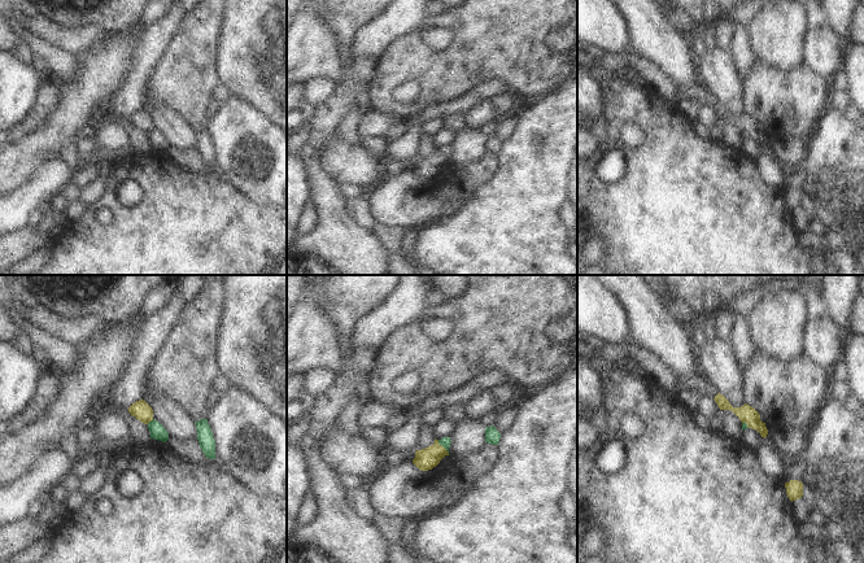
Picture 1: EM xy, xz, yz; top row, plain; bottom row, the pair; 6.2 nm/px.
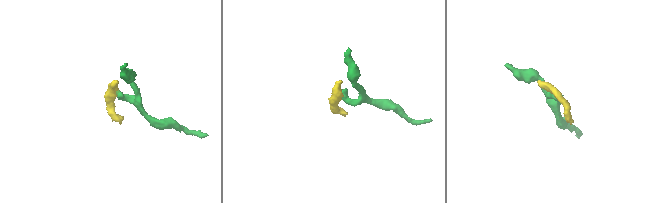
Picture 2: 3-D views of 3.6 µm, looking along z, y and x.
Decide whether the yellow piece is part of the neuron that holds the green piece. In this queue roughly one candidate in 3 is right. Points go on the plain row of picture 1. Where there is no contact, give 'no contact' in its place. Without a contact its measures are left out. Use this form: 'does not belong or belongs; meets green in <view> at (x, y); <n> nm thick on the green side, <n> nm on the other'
does not belong; meets green in xz at (444, 156); 60 nm thick on the green side, 130 nm on the other

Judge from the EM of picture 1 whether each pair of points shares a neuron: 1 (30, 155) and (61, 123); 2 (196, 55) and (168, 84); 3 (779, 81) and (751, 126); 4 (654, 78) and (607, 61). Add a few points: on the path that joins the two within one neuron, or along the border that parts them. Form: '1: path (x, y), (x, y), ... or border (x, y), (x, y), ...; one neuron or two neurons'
1: path (38, 147), (53, 131); one neuron
2: path (190, 62), (175, 77); one neuron
3: border (746, 112), (758, 122), (764, 132); two neurons
4: path (642, 66), (637, 61), (619, 61); one neuron

